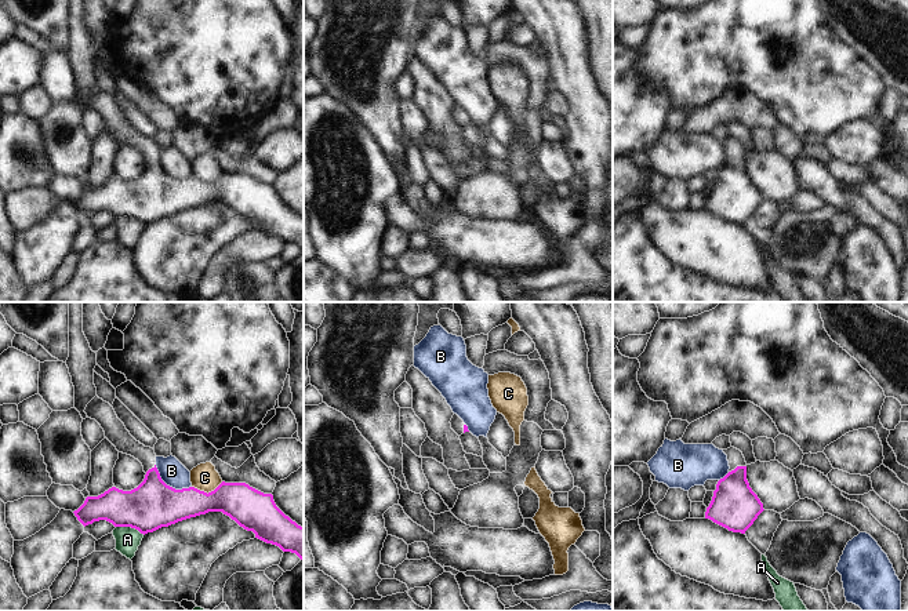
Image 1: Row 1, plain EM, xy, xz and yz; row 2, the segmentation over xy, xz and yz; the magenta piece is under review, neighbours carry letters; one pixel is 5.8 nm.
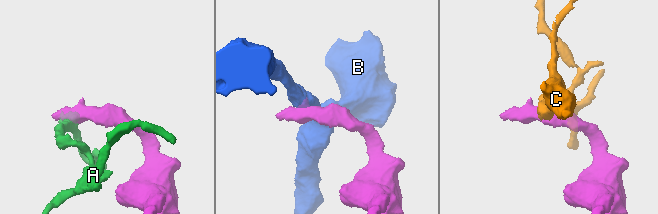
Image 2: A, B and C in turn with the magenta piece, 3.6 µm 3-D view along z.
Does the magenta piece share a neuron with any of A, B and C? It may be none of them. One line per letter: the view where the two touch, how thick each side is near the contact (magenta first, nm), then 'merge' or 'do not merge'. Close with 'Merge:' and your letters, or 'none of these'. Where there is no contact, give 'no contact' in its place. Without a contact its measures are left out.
A: meets magenta in xy; 280 nm thick on the magenta side, 140 nm on the other; do not merge
B: meets magenta in xy; 280 nm thick on the magenta side, 150 nm on the other; do not merge
C: meets magenta in xy; 220 nm thick on the magenta side, 160 nm on the other; do not merge
Merge: none of these

